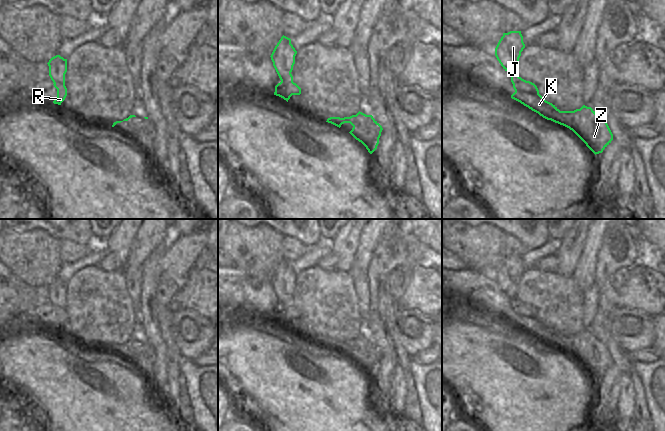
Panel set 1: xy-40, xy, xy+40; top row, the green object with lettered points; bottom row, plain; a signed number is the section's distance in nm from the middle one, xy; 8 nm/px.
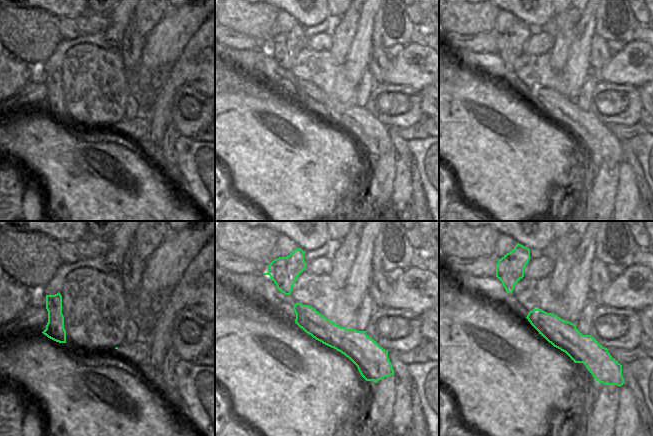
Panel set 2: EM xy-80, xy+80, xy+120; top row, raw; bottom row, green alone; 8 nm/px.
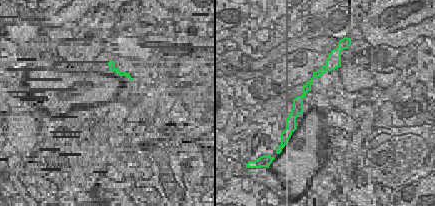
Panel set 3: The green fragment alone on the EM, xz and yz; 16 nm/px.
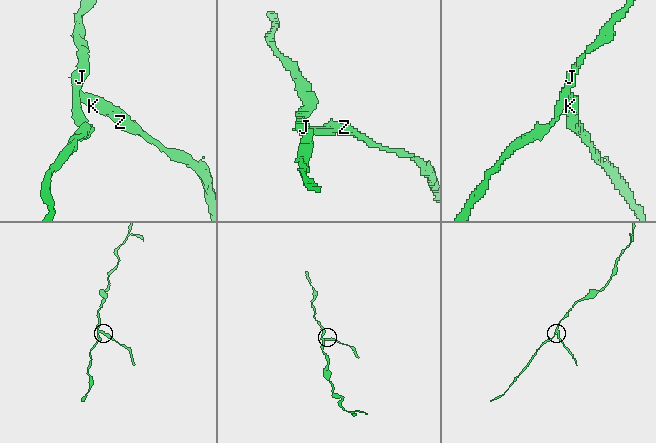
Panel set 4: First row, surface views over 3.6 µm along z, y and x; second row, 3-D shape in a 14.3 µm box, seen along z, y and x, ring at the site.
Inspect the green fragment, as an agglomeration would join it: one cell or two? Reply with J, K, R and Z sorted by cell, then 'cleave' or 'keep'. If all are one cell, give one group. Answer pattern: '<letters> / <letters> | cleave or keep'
J R / K Z | cleave

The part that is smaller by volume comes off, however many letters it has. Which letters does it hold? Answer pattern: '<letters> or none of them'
K, Z

